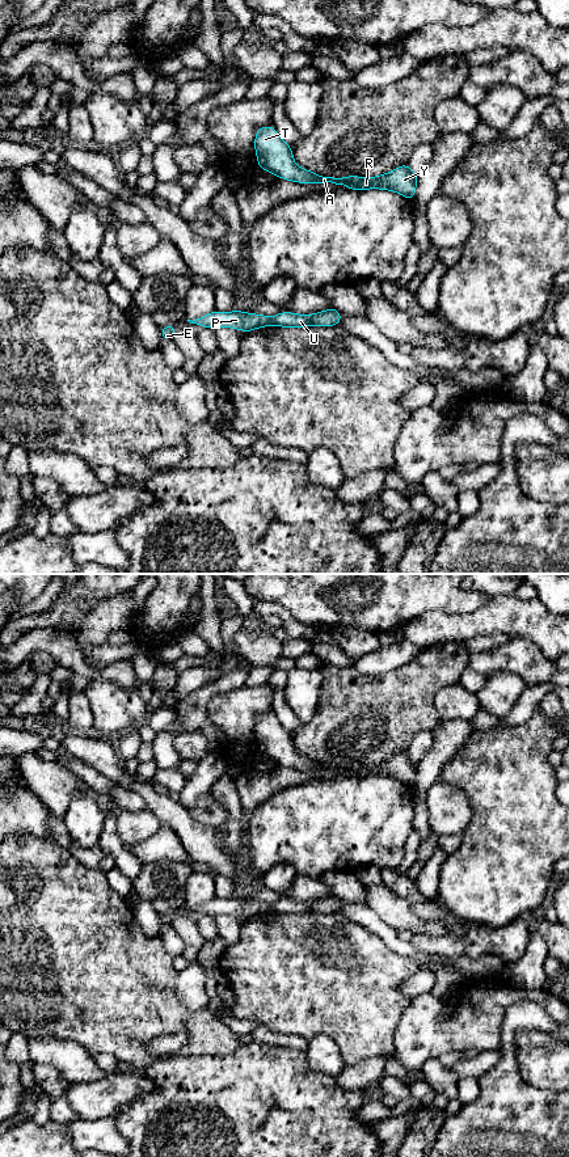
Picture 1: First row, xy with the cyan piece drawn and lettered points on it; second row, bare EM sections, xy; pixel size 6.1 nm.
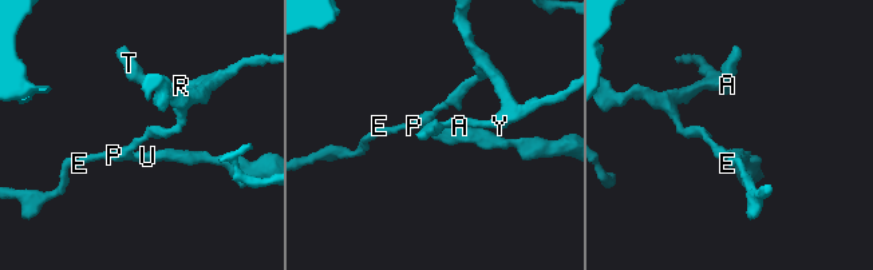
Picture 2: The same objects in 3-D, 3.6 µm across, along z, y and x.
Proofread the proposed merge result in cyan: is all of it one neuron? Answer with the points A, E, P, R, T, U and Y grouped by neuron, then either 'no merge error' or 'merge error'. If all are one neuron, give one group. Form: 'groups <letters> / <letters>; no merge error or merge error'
groups A E P R T Y / U; merge error

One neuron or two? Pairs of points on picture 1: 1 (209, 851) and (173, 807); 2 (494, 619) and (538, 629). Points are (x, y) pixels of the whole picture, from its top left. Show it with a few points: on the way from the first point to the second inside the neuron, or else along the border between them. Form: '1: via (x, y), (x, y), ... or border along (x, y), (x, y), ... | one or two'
1: via (198, 840), (178, 818) | one
2: via (505, 620), (511, 626), (527, 626) | one

